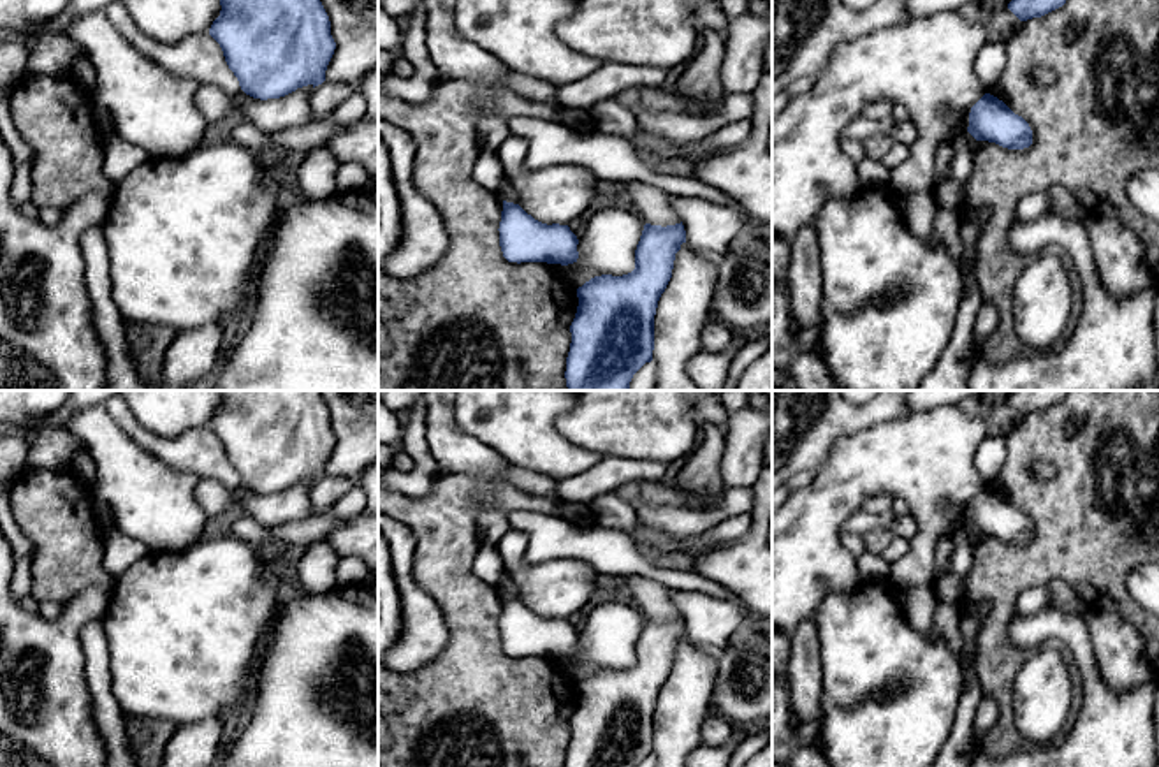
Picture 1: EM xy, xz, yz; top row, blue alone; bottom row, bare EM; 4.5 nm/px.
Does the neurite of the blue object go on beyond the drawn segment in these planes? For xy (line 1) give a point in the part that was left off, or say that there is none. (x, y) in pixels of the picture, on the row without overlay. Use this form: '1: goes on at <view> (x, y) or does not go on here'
1: does not go on here

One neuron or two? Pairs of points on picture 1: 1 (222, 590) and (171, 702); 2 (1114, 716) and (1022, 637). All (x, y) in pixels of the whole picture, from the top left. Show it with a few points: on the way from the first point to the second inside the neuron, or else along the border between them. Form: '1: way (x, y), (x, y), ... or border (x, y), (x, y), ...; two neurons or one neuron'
1: way (197, 618), (183, 632), (171, 674); one neuron
2: way (1094, 686), (1082, 653), (1061, 632), (1052, 632); one neuron

